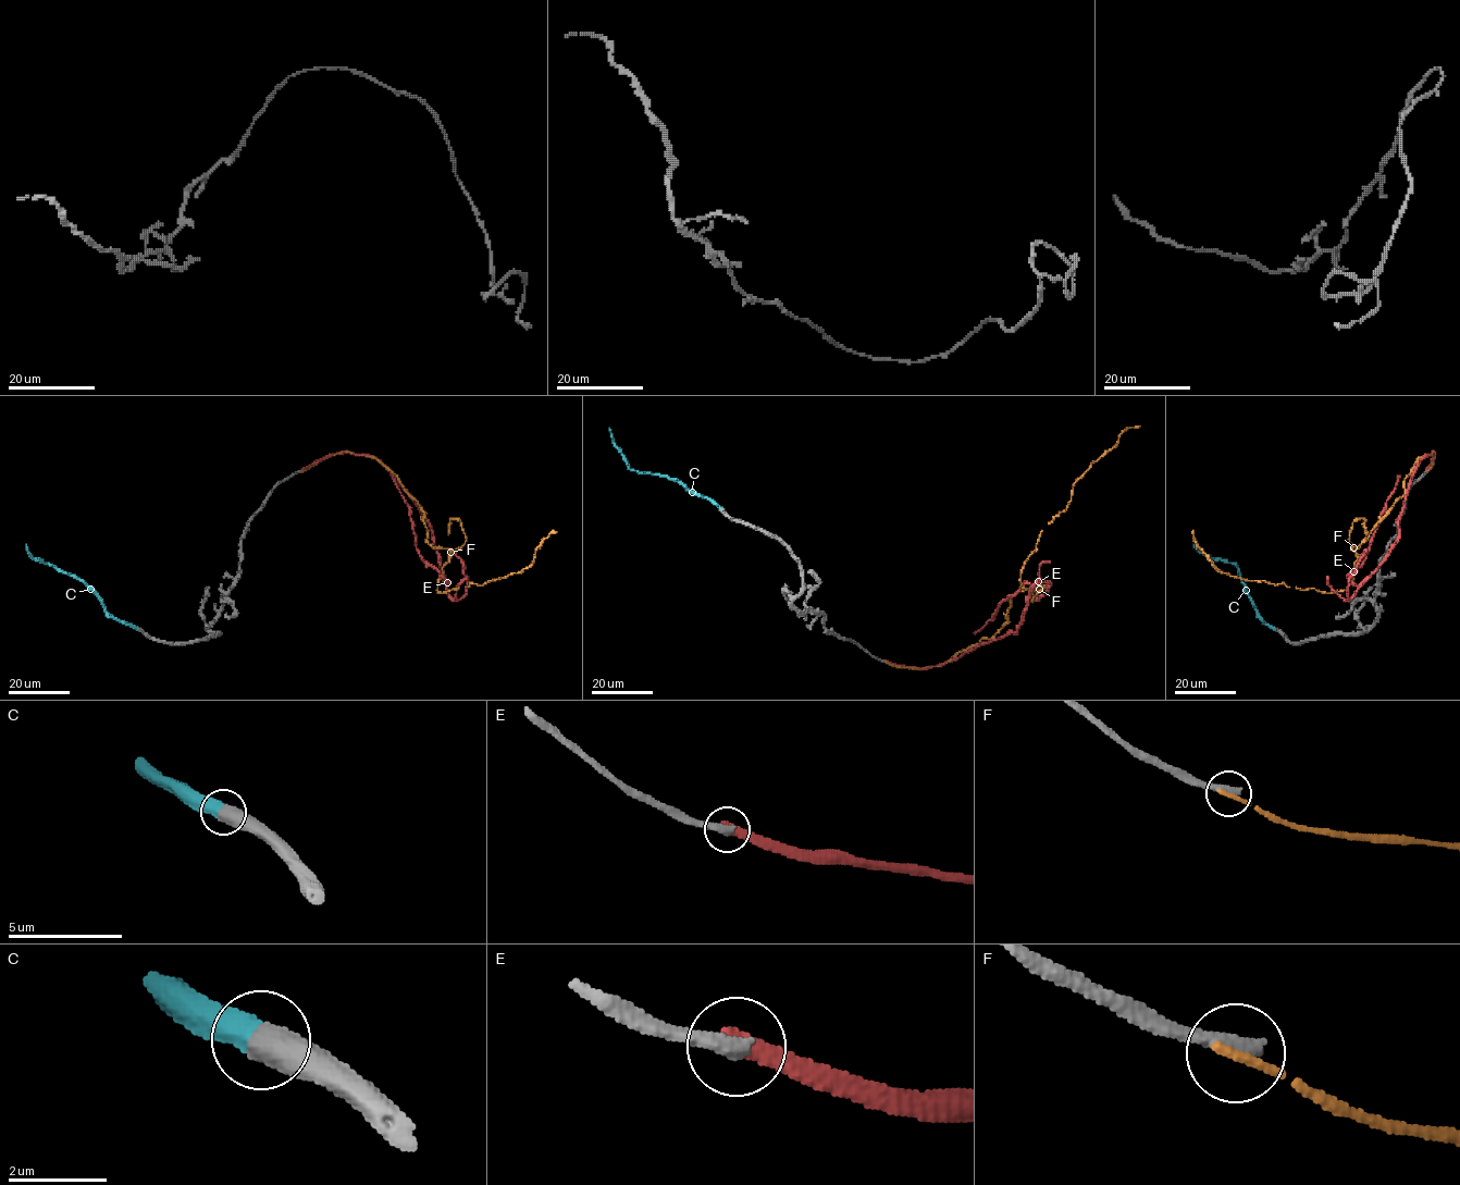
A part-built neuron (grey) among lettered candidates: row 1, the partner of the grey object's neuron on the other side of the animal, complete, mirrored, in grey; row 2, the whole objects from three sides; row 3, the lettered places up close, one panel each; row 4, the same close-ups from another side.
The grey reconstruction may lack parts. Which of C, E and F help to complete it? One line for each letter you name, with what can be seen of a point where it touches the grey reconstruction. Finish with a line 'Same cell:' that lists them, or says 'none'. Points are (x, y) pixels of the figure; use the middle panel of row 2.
C: Touches grey at (720, 508)
Same cell: C

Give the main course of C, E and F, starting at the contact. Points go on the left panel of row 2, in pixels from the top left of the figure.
C: (137, 629), (115, 619), (81, 580), (33, 557), (26, 544)
E: (304, 469), (337, 453), (353, 452), (375, 457), (428, 522), (447, 584), (419, 554), (410, 509), (391, 474)
F: (302, 471), (348, 452), (391, 470), (424, 514), (427, 541), (450, 552), (441, 592), (520, 572), (556, 532)

